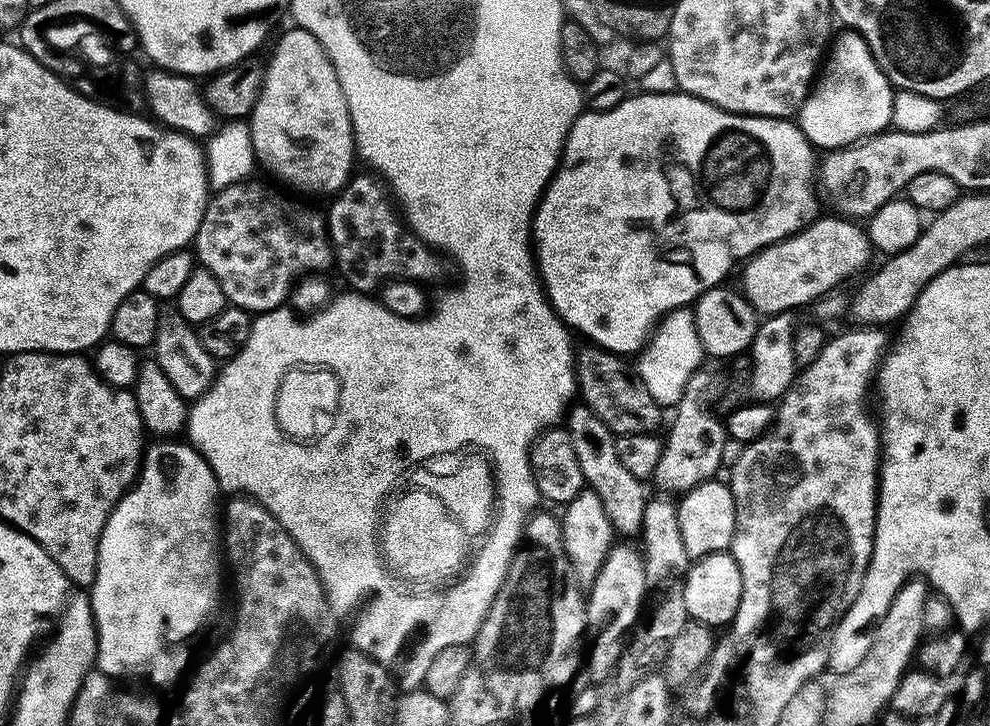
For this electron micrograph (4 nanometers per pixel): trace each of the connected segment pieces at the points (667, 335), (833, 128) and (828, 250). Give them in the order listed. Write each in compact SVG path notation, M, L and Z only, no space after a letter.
M677 308L676 311L669 312L652 333L640 358L634 364L634 371L653 396L654 402L664 410L675 409L686 390L687 382L702 368L700 360L705 359L704 347L702 342L698 342L698 330L694 326L692 312L688 308Z
M857 32L841 33L835 37L823 61L822 75L813 83L798 113L798 123L808 143L822 148L820 150L857 144L892 124L894 89L891 82L873 58L868 43Z
M827 214L828 216L821 215L819 218L812 221L807 228L795 232L793 236L787 236L785 240L779 240L773 244L767 244L761 252L756 252L753 256L748 257L746 263L743 265L744 268L744 285L742 285L742 291L744 297L755 306L757 313L763 314L765 317L775 316L777 312L792 312L800 308L803 304L811 305L813 302L820 299L822 296L828 295L829 292L835 292L841 286L839 284L844 284L847 282L851 276L856 276L864 267L868 264L868 259L874 256L874 249L870 241L868 240L868 233L855 219L841 218L836 214Z

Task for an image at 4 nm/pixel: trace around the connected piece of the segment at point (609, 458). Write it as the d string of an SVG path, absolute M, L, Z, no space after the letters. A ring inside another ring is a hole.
M585 406L569 407L566 413L566 429L569 441L573 446L578 465L582 468L585 485L598 498L602 498L602 510L606 510L606 518L610 518L613 533L624 538L636 538L640 535L642 514L648 505L650 492L647 492L645 481L634 478L629 474L618 459L616 436L606 424ZM568 420L568 423L567 423Z

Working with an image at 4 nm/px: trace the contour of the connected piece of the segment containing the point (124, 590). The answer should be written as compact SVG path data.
M156 442L144 453L140 474L136 483L124 493L124 497L114 506L110 518L98 542L98 566L96 577L90 589L92 617L96 619L96 655L98 668L108 676L141 676L160 688L176 684L188 668L188 643L199 632L204 632L212 624L216 611L220 608L220 564L222 568L222 504L216 499L222 496L220 483L214 478L210 466L201 458L199 452L187 442Z

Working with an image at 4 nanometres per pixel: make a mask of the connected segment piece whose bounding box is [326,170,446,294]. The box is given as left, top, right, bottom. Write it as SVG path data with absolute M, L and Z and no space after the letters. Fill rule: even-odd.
M364 170L364 173L353 175L348 183L331 197L332 205L326 208L328 237L332 243L332 254L335 267L340 267L344 280L351 291L356 294L372 294L389 280L436 280L444 272L446 260L434 248L429 248L404 223L389 189L379 175Z

